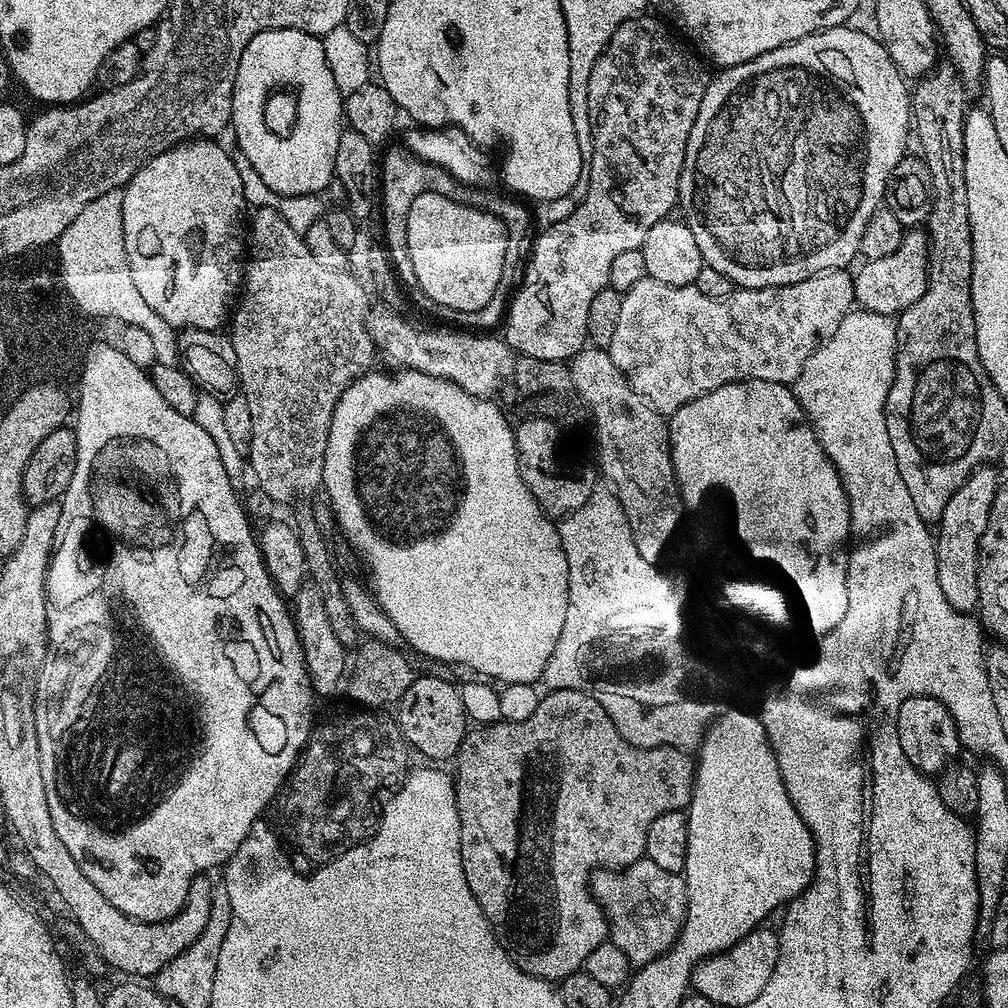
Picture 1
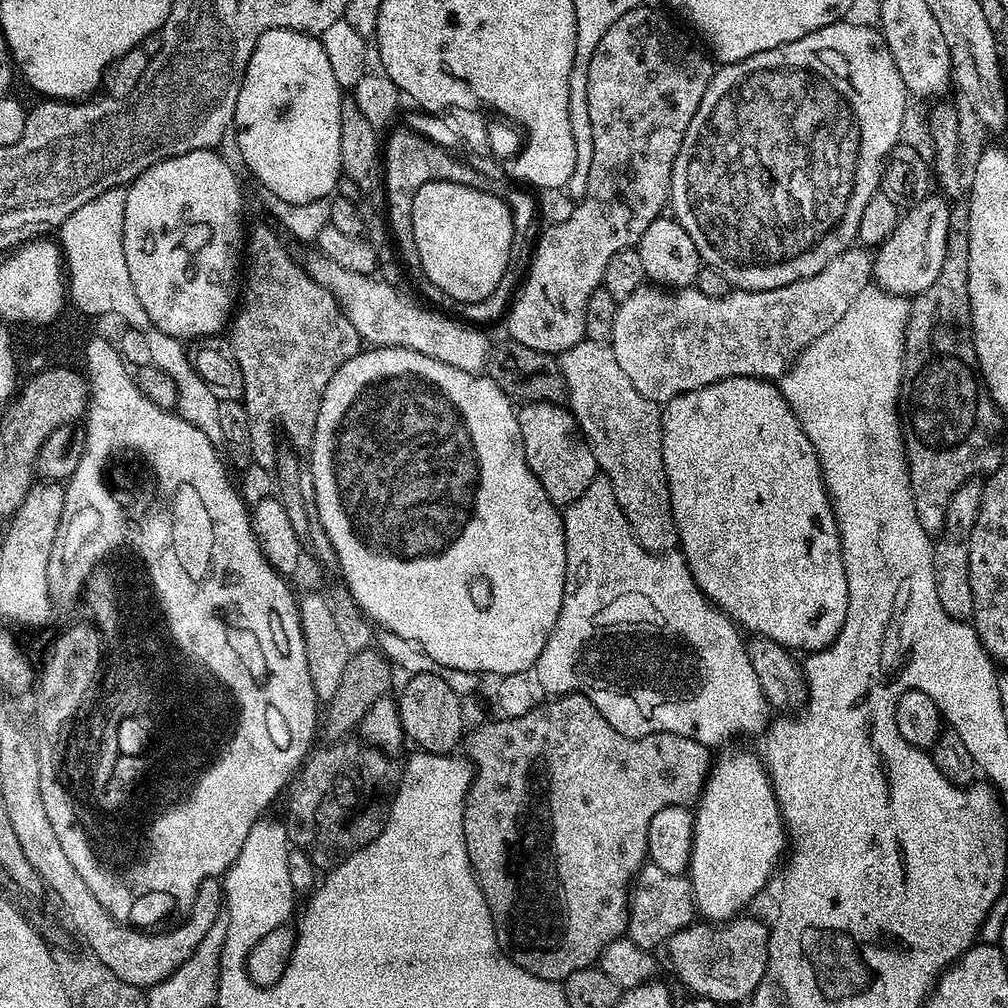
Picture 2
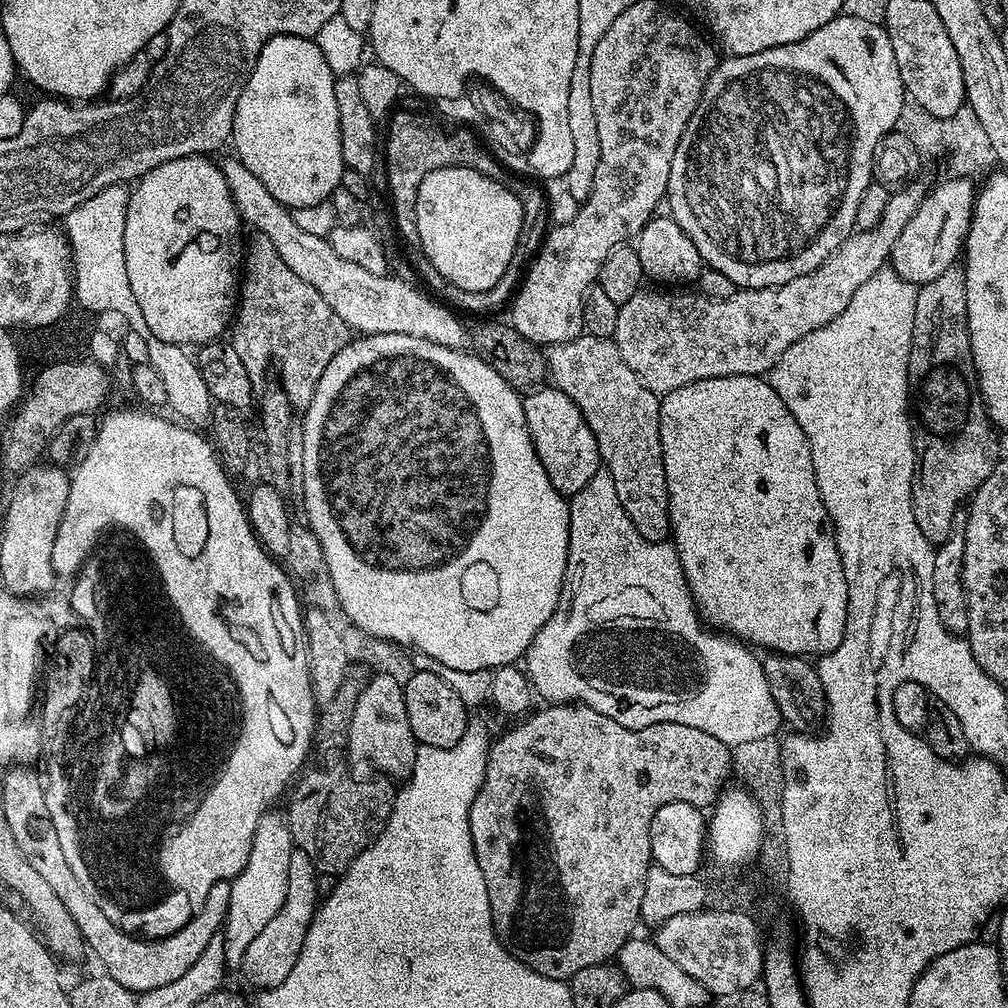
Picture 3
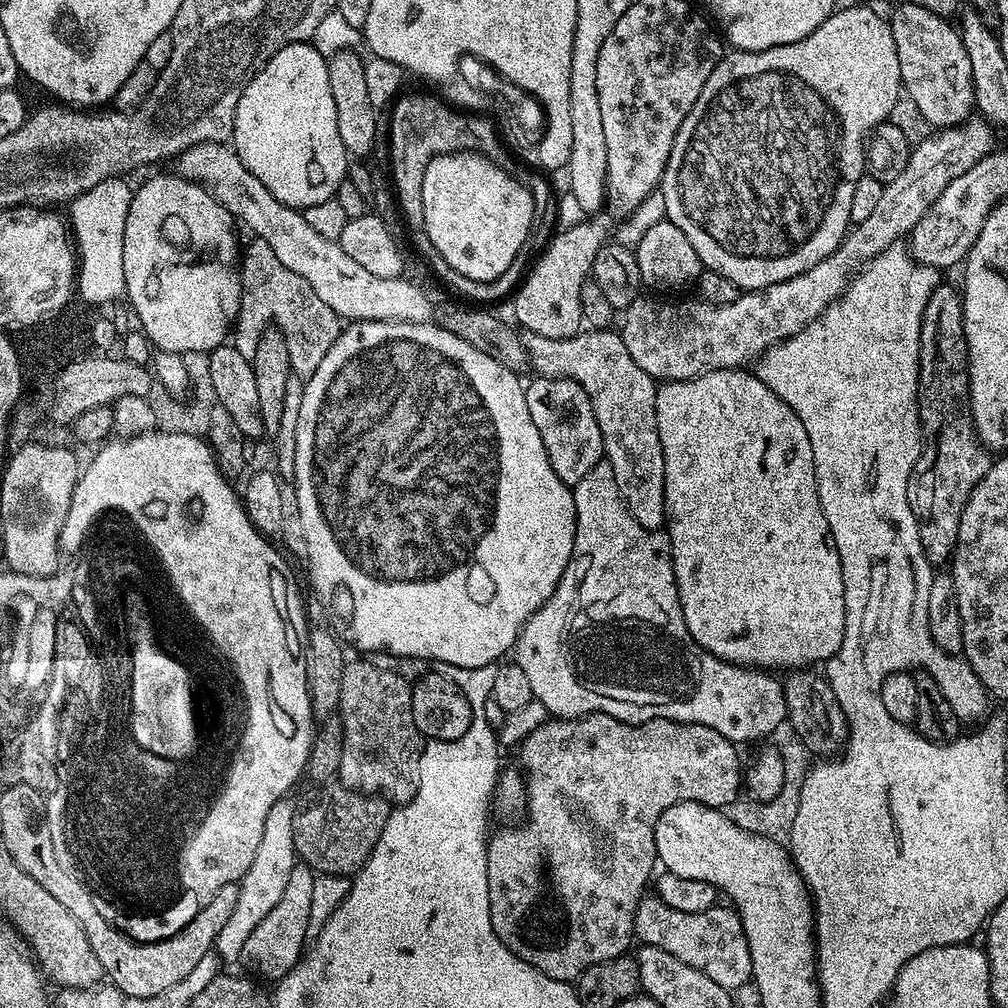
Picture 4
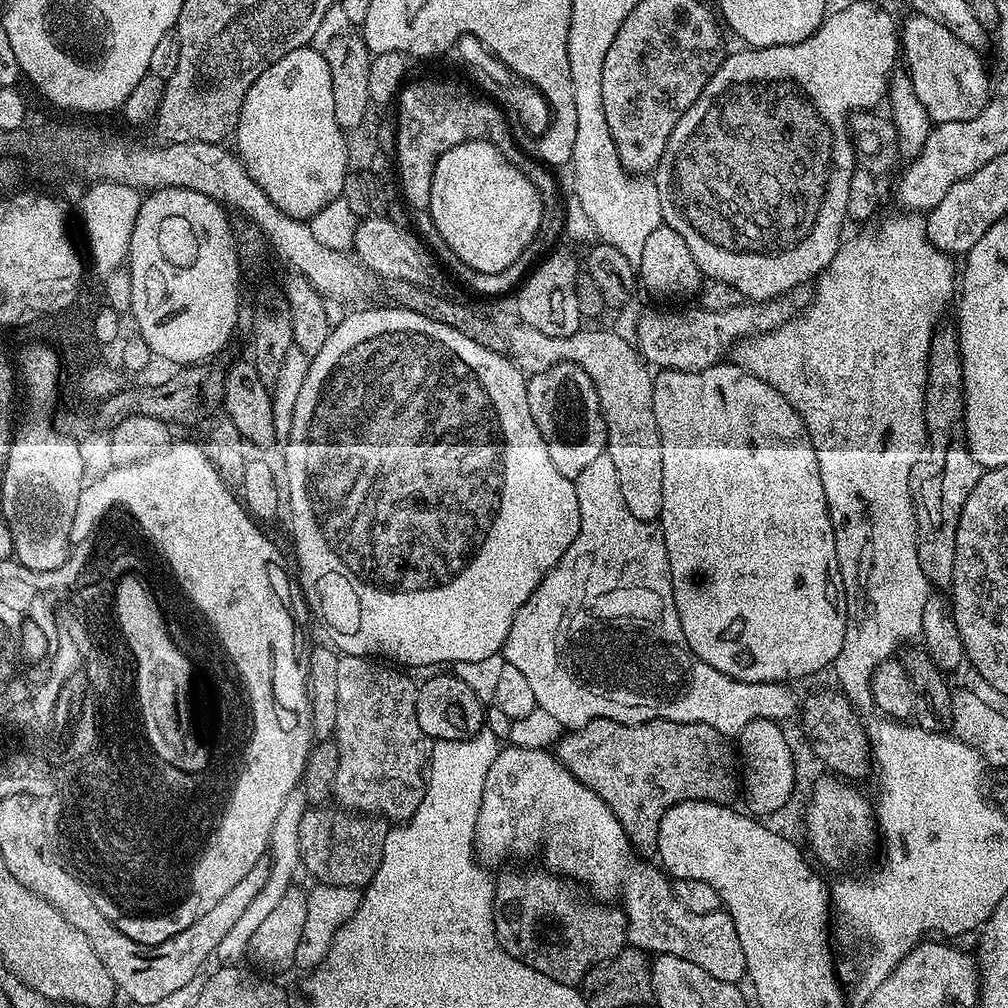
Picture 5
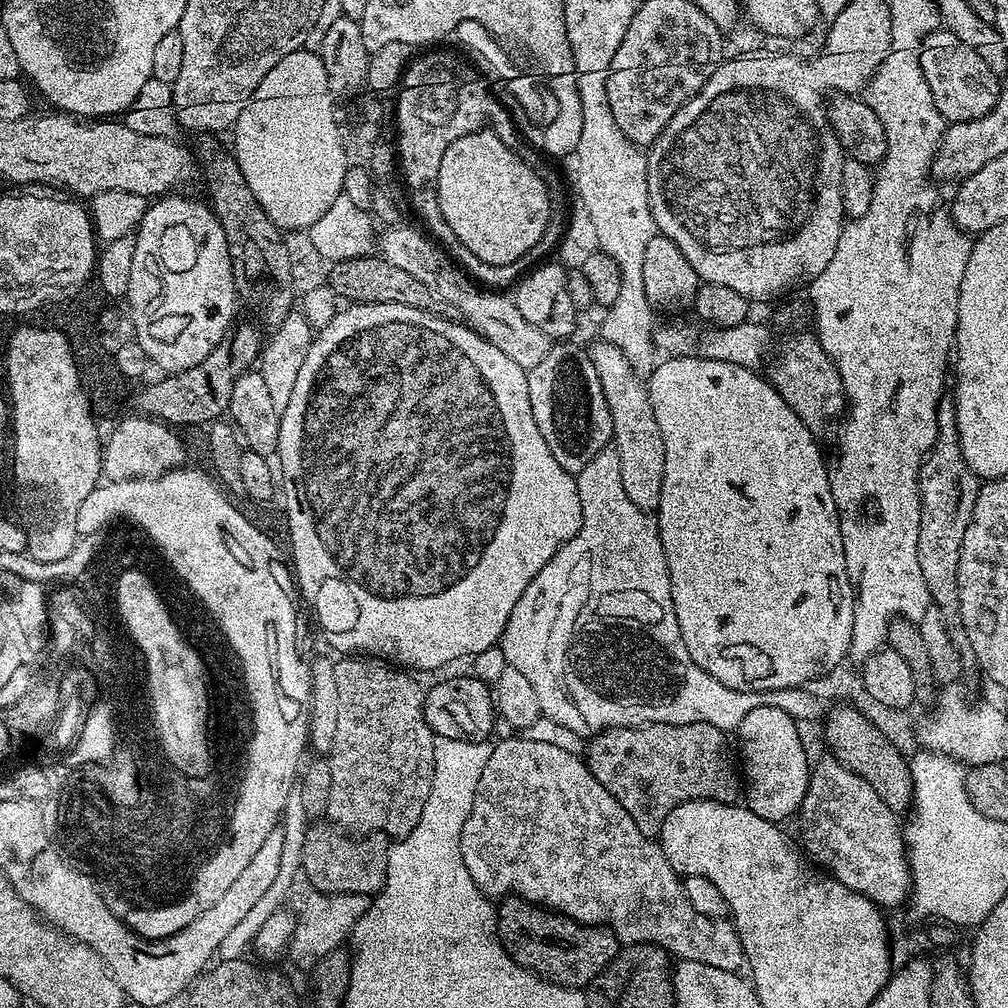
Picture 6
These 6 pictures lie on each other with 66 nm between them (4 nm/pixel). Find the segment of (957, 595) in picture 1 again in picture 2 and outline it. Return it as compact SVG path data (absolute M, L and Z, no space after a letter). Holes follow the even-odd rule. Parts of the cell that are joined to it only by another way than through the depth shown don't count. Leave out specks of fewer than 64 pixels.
M979 479L967 480L950 498L950 506L946 510L944 527L940 529L932 545L932 565L934 566L934 586L938 590L938 602L942 602L942 610L950 614L950 618L967 621L972 614L974 596L970 594L970 530L974 530L974 522L978 520L980 499L982 498L983 483Z

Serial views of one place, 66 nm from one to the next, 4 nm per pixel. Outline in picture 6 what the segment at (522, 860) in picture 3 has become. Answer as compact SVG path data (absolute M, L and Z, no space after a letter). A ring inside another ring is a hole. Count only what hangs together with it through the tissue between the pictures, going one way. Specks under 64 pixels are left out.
M694 722L690 725L647 724L639 728L608 728L591 737L590 743L586 748L586 763L588 769L594 774L594 778L598 778L598 782L602 782L602 786L606 786L606 790L610 790L610 794L614 794L614 798L618 798L618 802L622 802L626 814L630 814L630 818L634 818L638 830L642 834L656 838L660 835L660 827L666 818L666 814L670 814L670 810L674 810L674 806L678 806L682 802L690 802L691 800L716 800L720 804L737 803L738 797L742 792L742 784L738 779L737 765L736 768L732 765L732 756L728 753L728 744L724 741L724 736L725 733L721 729L710 726L709 724L703 724L702 722ZM513 895L499 901L496 908L496 933L518 966L563 988L587 989L591 980L619 954L622 947L612 929L607 926L579 924L569 916L562 916Z

